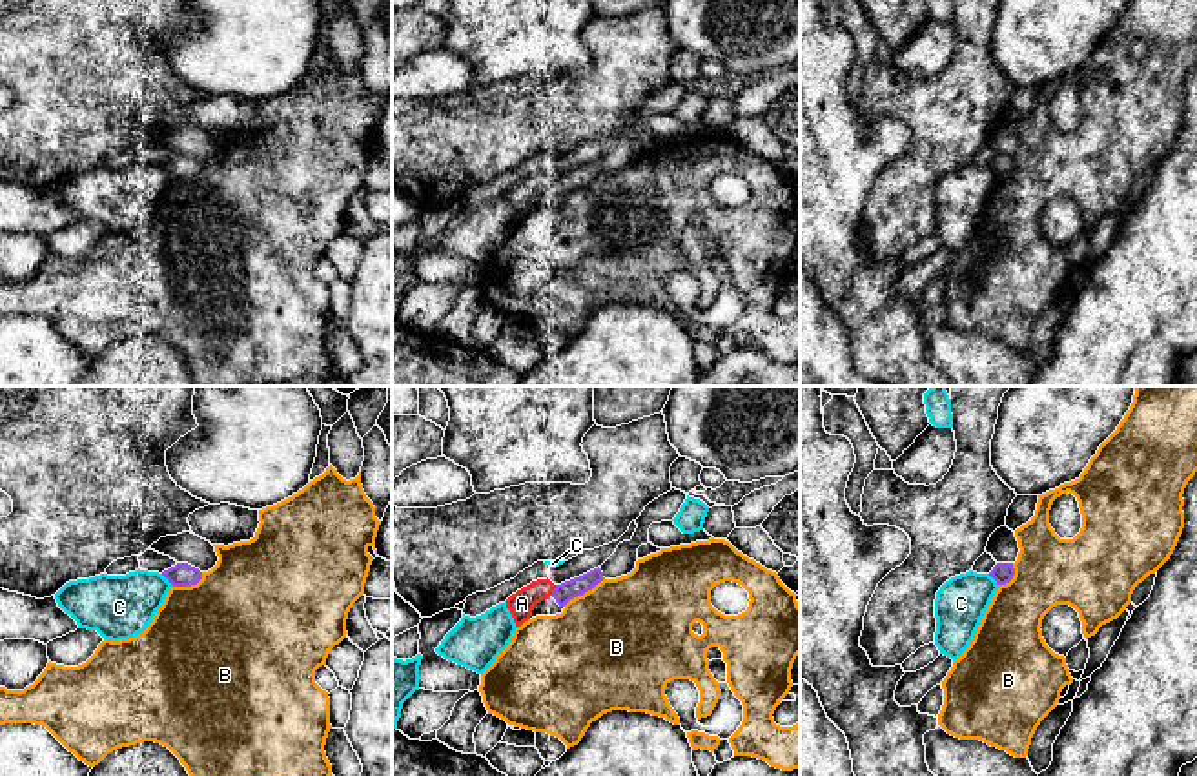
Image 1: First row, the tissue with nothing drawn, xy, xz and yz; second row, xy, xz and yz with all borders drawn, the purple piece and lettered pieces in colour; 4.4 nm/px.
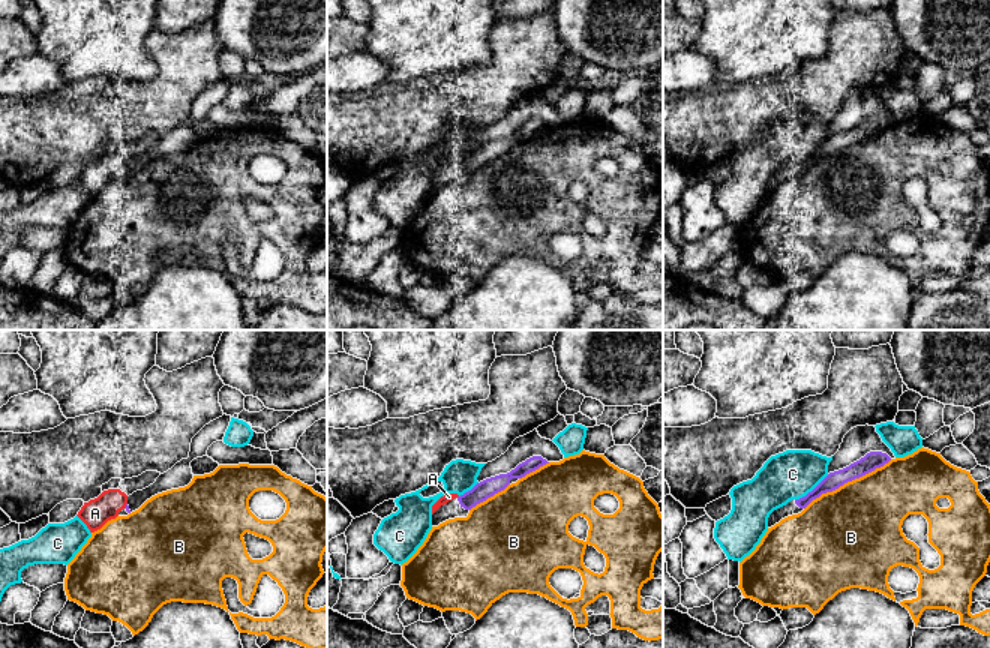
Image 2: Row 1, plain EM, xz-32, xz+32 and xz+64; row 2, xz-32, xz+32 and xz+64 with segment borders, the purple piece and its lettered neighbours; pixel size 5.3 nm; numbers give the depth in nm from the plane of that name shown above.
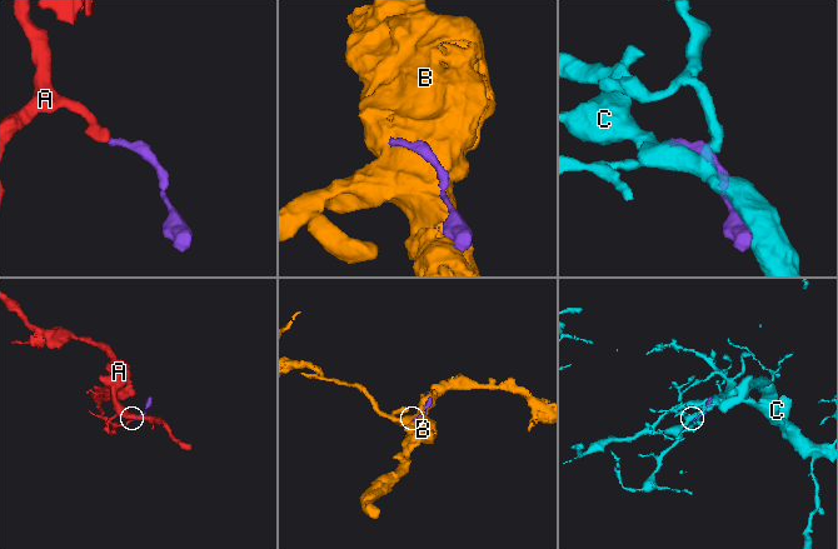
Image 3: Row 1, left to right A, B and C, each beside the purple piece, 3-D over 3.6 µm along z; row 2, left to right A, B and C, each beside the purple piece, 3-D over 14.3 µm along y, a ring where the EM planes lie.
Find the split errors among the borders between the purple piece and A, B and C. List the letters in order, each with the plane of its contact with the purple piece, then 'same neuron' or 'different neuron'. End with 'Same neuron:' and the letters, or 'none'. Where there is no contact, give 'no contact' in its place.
A: xz | same neuron
B: xz | different neuron
C: yz | different neuron
Same neuron: A

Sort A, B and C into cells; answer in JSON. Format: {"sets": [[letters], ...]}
{"sets": [["A"], ["B"], ["C"]]}

